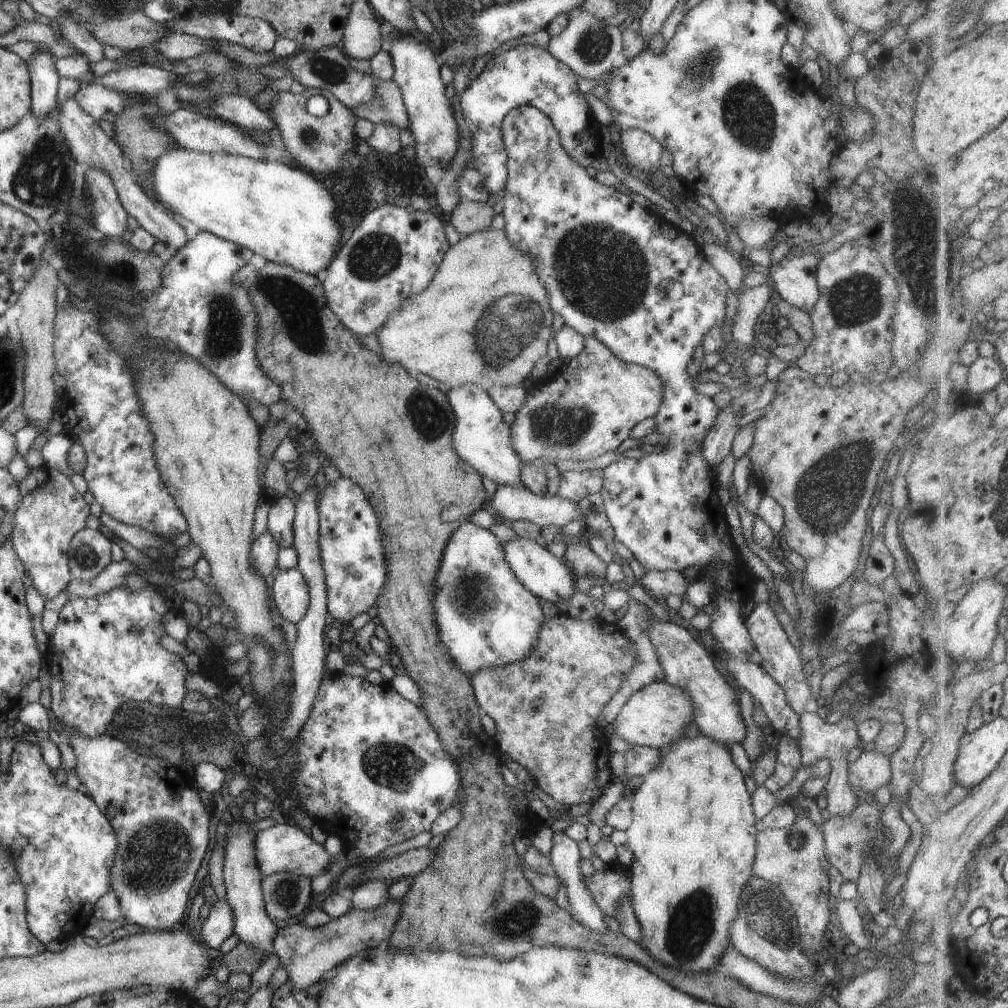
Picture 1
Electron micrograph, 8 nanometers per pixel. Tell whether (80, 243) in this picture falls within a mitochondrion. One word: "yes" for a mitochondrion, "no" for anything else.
no

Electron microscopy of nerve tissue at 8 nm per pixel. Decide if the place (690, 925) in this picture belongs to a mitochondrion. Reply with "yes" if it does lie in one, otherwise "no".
yes

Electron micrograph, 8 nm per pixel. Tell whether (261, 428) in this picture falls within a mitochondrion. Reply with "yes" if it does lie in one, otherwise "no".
no

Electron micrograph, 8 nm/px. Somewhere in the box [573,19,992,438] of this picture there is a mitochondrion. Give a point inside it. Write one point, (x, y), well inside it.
(911, 244)

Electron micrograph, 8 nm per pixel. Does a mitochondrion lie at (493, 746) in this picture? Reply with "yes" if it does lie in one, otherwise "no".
no

